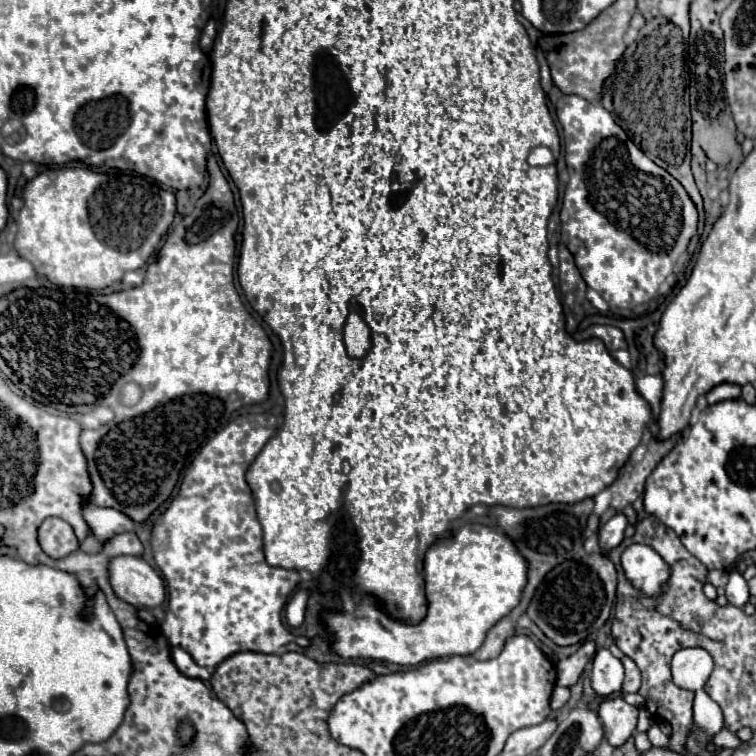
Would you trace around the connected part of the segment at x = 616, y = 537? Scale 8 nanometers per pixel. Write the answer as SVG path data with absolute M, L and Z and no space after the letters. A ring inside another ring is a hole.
M616 514L616 516L612 516L612 518L600 528L600 538L598 538L598 542L600 542L602 552L610 552L612 548L616 548L616 546L622 542L622 538L624 538L624 528L626 528L626 526L628 526L626 516L624 516L624 514Z

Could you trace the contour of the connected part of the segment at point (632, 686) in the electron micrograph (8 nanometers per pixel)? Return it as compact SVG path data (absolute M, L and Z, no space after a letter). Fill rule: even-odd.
M626 656L622 660L624 664L624 670L626 670L626 678L624 678L624 686L622 686L622 694L628 694L628 692L638 692L640 684L642 684L642 676L640 676L640 670L638 666Z

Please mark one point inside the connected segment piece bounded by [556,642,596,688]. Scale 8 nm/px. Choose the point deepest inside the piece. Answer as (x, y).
(570, 669)

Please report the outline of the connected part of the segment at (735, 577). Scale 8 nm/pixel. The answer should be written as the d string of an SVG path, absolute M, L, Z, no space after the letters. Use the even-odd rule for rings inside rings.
M730 572L730 580L726 584L726 598L732 606L738 606L738 608L742 608L750 600L748 582L742 578L742 574Z

